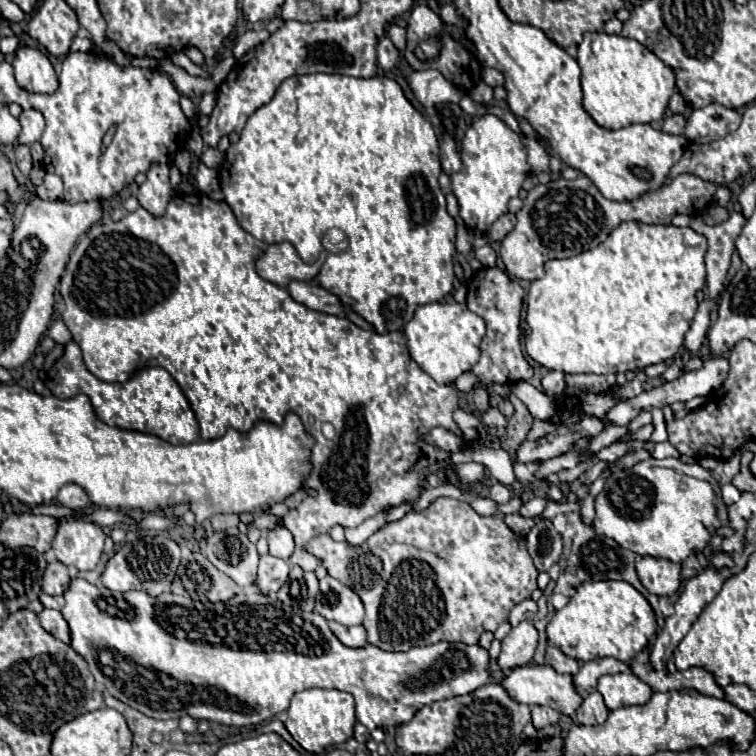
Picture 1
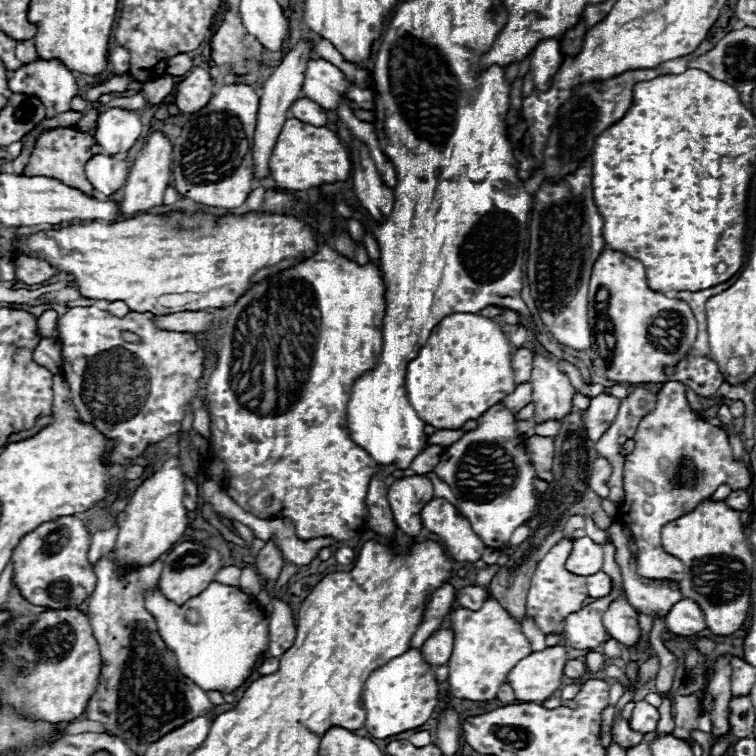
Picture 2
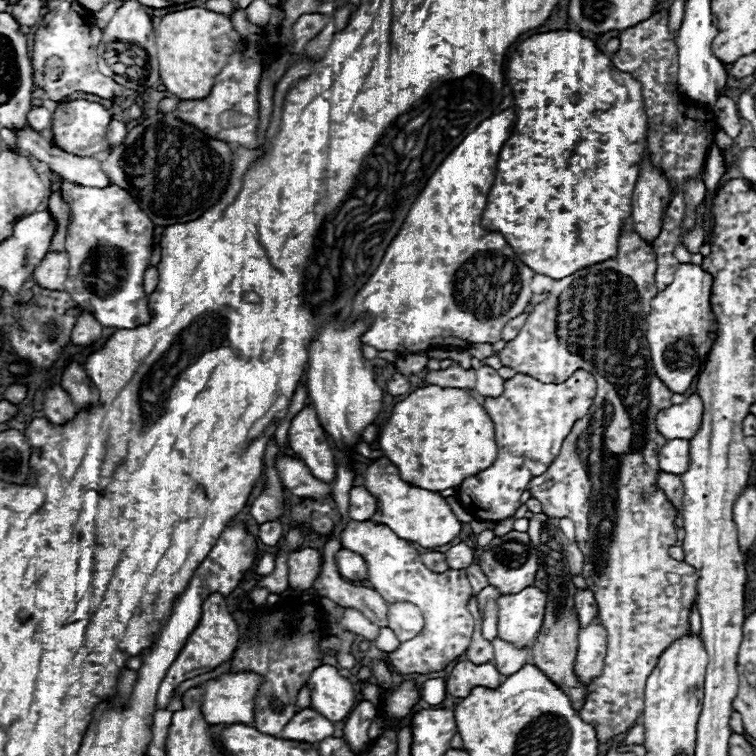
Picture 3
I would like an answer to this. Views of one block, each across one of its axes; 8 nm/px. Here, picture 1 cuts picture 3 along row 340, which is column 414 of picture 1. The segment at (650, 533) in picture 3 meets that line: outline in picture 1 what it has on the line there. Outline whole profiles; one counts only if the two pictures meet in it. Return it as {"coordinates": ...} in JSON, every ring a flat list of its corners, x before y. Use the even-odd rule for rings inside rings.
{"coordinates":[[436,498,428,508,420,510,420,512,416,512,416,510,406,512,404,518,400,518,400,520,396,520,396,522,388,522,384,528,380,528,378,532,374,532,374,534,372,534,364,544,360,544,360,546,352,546,352,544,346,542,346,540,344,540,344,542,336,542,336,540,332,540,330,534,320,534,320,536,312,538,312,540,304,546,304,550,310,552,310,554,314,554,314,556,320,560,320,564,328,570,328,574,330,574,332,578,340,580,342,584,346,584,348,588,352,588,352,590,360,596,360,600,362,600,362,604,364,604,364,610,366,610,366,614,364,614,364,628,366,628,366,632,368,632,368,644,378,646,378,648,382,648,382,650,390,650,390,652,394,652,394,650,404,652,404,650,410,650,410,648,416,648,416,646,436,644,436,642,440,642,440,640,446,640,446,642,464,642,464,644,478,644,478,638,480,638,482,632,486,632,486,630,488,630,488,632,494,632,494,630,498,628,498,624,502,624,502,622,508,620,510,610,512,610,518,602,530,598,530,594,538,588,538,584,536,584,538,570,536,570,536,566,534,566,534,562,532,562,528,550,526,550,526,540,524,540,524,536,514,534,514,532,506,526,506,522,504,522,500,516,480,516,470,504,458,502,458,500,454,500,454,498]]}

